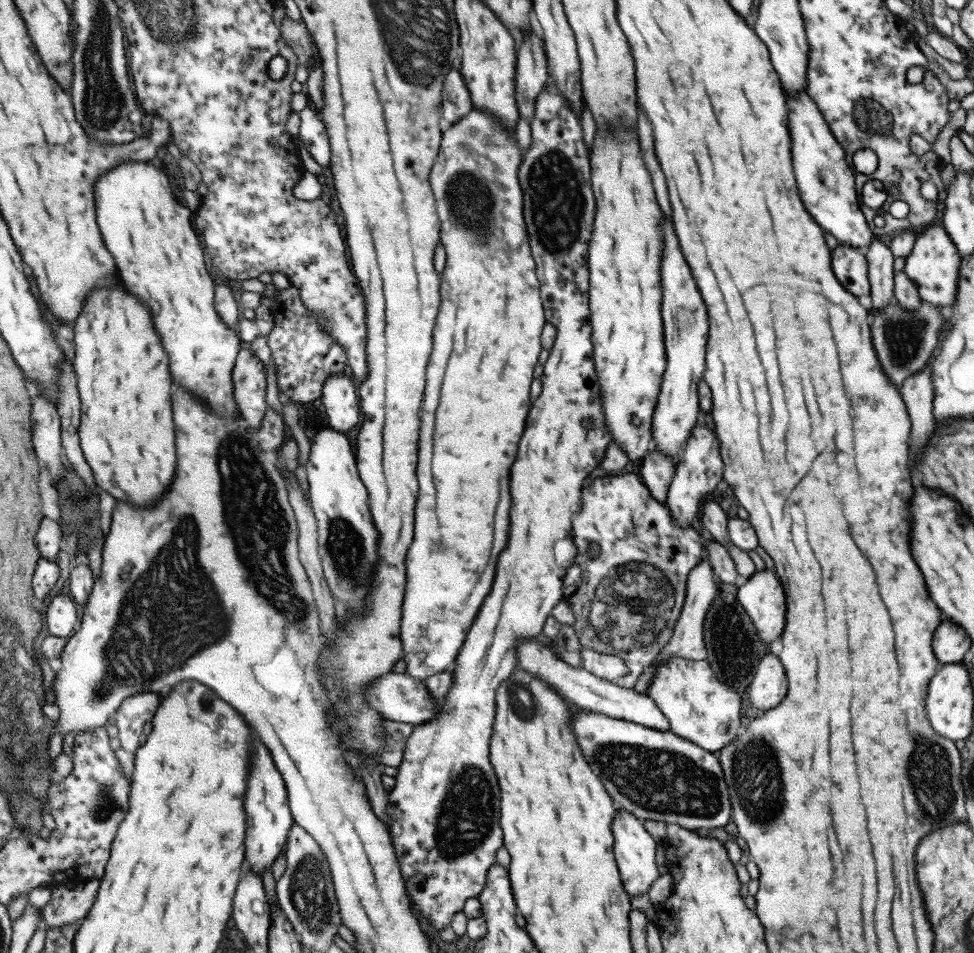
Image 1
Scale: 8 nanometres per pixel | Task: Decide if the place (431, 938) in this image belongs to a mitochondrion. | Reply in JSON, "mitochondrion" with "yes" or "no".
{"mitochondrion":"no"}

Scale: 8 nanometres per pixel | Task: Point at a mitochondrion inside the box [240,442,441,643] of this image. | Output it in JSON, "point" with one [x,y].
{"point":[344,545]}

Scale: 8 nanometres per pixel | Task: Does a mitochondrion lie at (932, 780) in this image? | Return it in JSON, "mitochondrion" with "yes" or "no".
{"mitochondrion":"yes"}

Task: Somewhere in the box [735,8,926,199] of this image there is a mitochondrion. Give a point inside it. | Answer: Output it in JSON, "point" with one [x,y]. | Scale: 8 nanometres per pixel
{"point":[872,118]}

